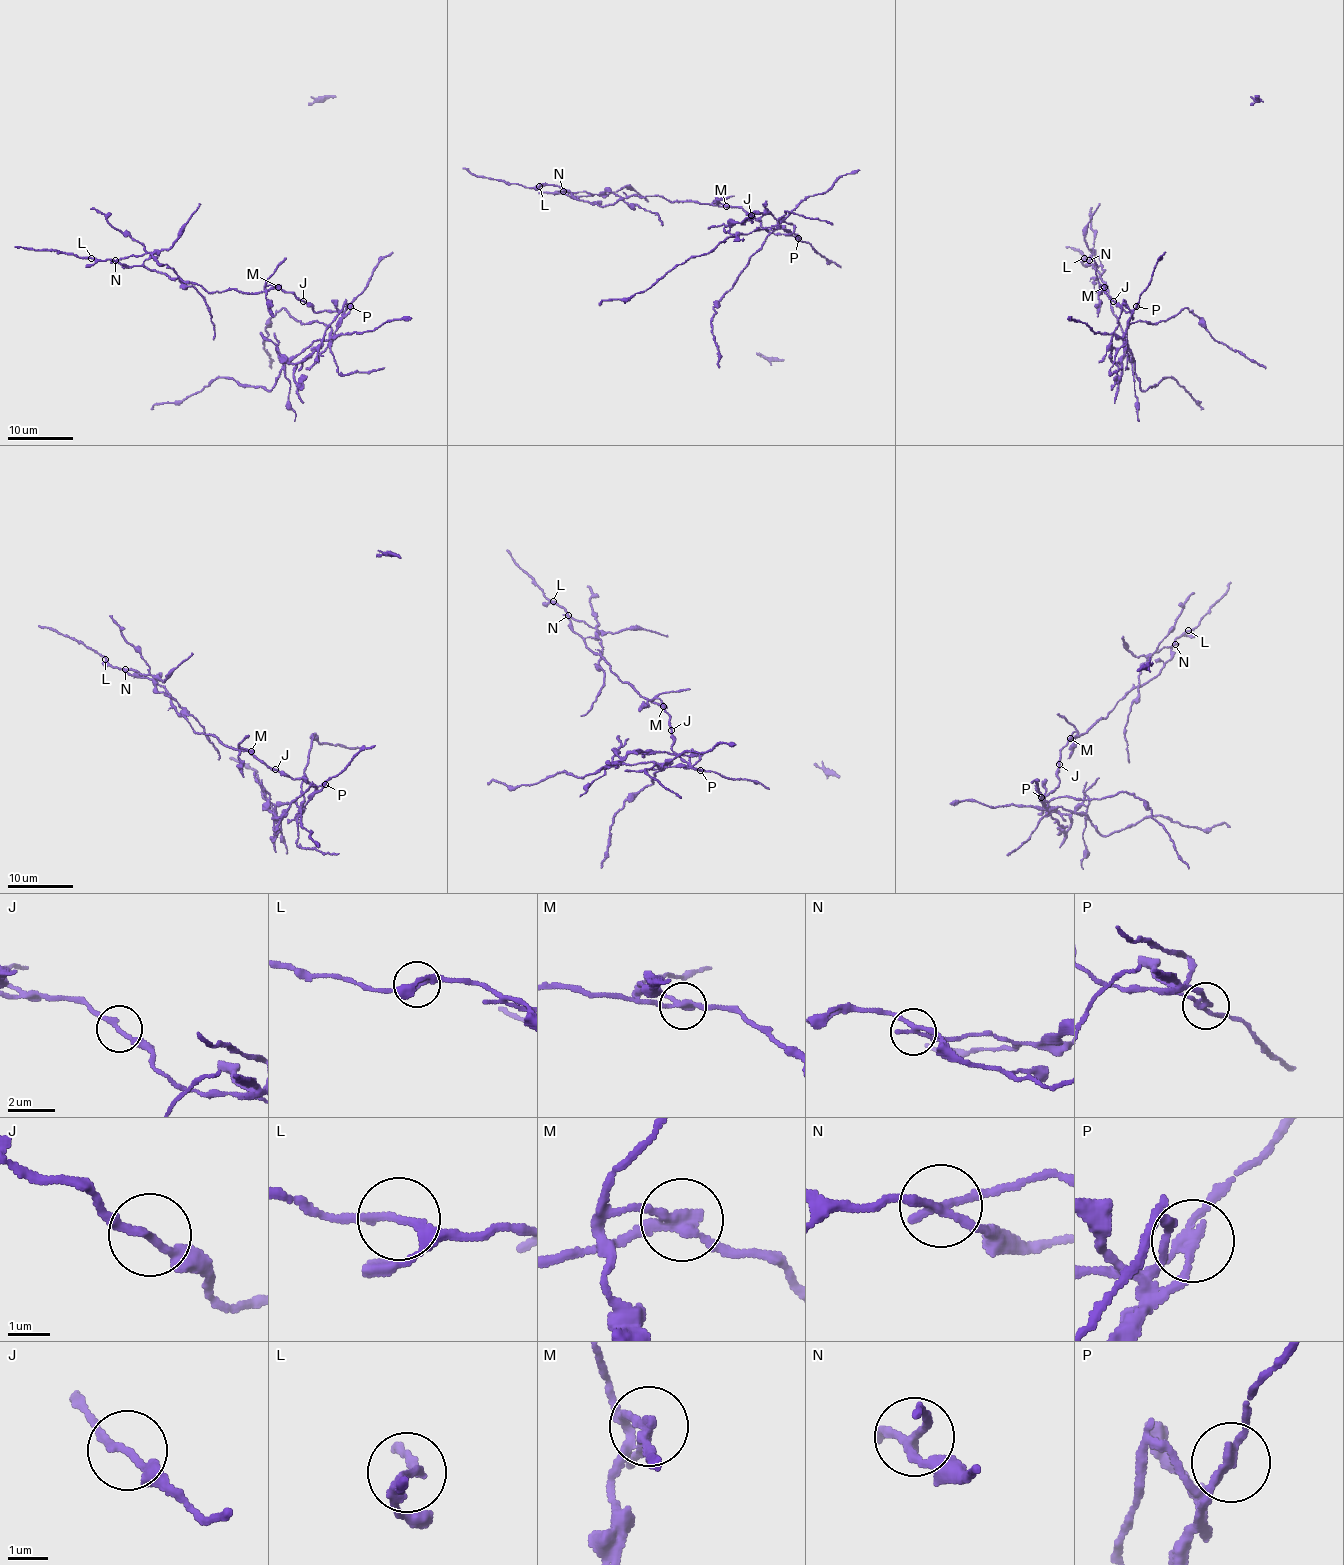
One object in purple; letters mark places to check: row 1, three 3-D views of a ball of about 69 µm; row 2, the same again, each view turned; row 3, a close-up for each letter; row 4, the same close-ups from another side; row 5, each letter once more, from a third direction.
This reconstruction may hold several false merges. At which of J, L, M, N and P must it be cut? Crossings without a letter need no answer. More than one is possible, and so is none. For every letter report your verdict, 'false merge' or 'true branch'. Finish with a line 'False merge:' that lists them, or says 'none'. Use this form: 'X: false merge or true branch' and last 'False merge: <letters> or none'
J: true branch
L: true branch
M: false merge
N: false merge
P: false merge
False merge: M, N, P

